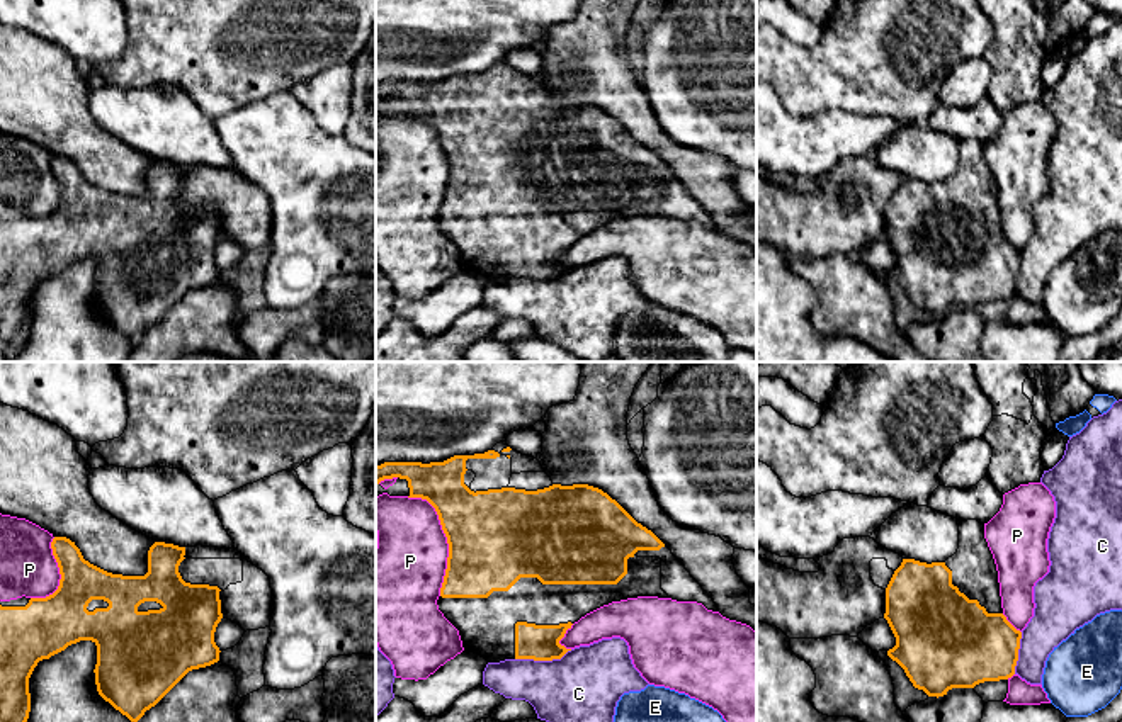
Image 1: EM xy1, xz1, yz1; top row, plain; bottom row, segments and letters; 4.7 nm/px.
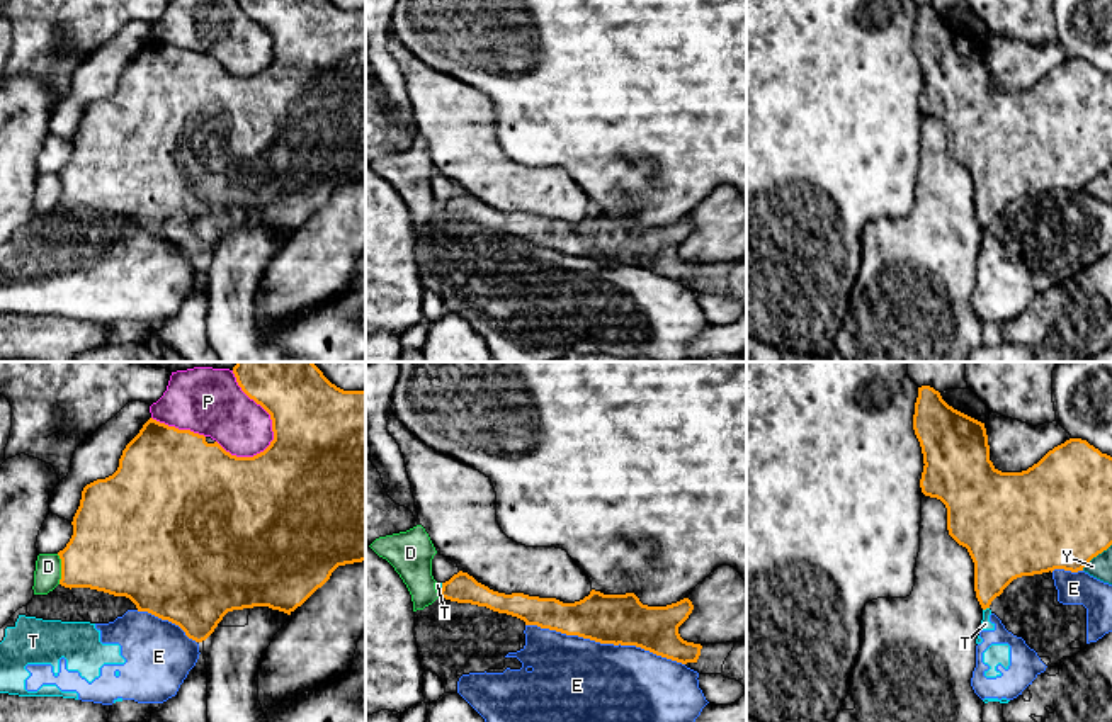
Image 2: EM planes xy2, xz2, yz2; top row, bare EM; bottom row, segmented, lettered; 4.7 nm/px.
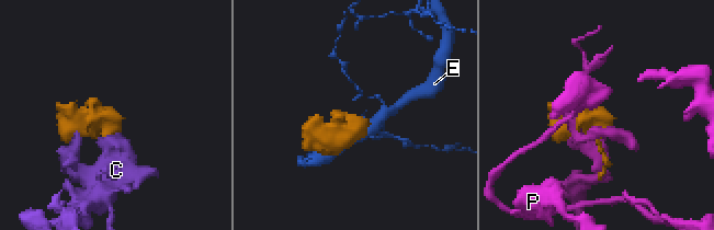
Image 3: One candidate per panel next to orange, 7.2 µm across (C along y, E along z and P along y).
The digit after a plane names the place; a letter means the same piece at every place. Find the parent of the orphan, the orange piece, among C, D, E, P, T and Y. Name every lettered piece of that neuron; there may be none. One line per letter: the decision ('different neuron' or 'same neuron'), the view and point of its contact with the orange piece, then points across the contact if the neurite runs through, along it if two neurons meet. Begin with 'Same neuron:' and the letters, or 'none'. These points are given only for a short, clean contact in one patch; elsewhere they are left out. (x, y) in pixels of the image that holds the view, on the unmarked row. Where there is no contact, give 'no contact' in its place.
Same neuron: none
C: different neuron; meets orange in xz1 at (543, 279)
D: different neuron; meets orange in xy2 at (62, 189)
E: different neuron; meets orange in xz2 at (606, 262)
P: different neuron; meets orange in xy2 at (271, 38)
T: different neuron; meets orange in yz2 at (985, 228); border along yz2 (988, 226), (983, 230)
Y: different neuron; meets orange in yz2 at (1095, 175)

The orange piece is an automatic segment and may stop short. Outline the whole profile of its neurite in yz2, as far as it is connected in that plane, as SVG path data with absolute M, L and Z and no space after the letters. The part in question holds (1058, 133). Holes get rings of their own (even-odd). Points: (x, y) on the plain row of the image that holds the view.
M918 7L913 49L923 73L920 107L947 127L949 155L967 168L974 182L974 211L983 229L1017 197L1083 187L1112 165L1112 76L1081 58L1069 58L1022 92L1001 92L990 80L984 42L949 25L939 10Z

